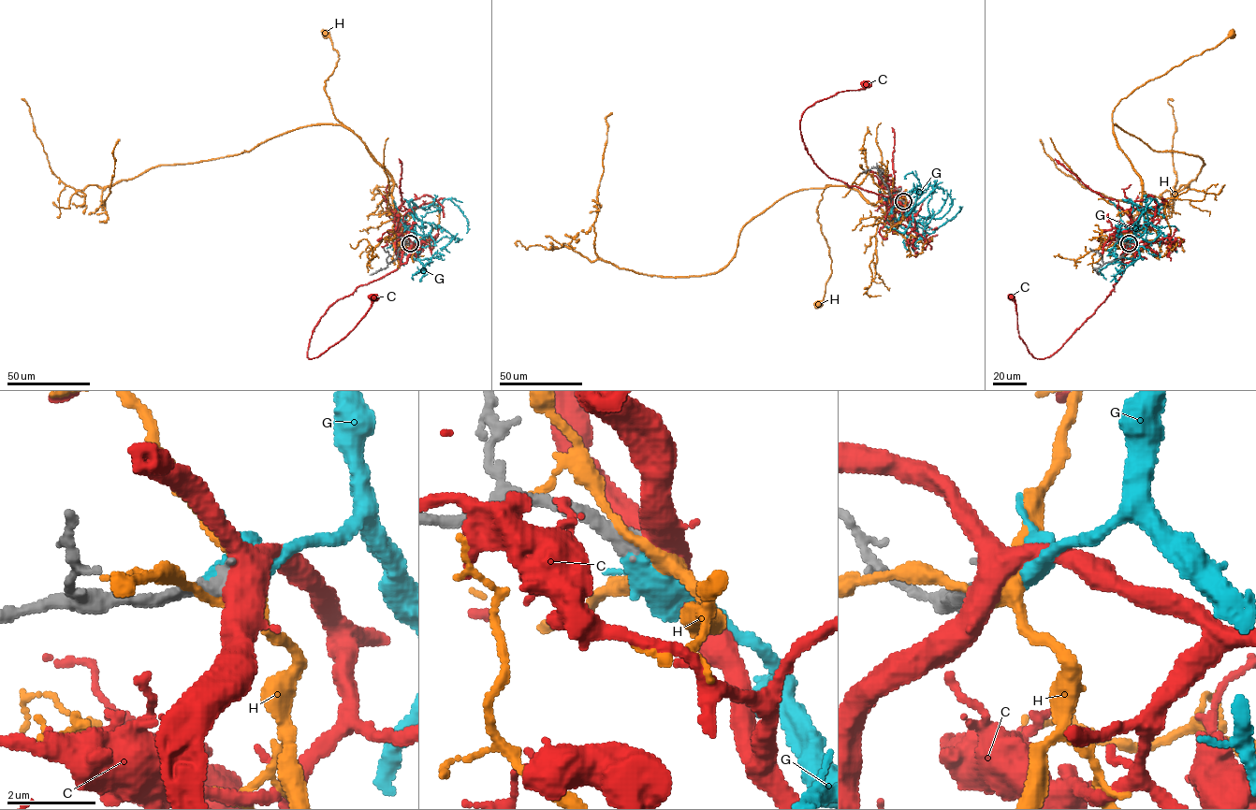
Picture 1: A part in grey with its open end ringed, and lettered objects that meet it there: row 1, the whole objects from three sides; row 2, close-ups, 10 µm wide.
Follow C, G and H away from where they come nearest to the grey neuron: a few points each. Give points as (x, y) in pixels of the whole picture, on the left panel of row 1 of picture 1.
C: (411, 243), (408, 259), (397, 268), (359, 285), (328, 309), (313, 330), (309, 358), (343, 339), (373, 296)
G: (410, 243), (416, 240), (410, 201), (428, 209), (449, 199), (467, 222), (466, 233)
H: (410, 244), (396, 215), (392, 178), (333, 111), (324, 88), (325, 81), (337, 66), (339, 54), (325, 35)

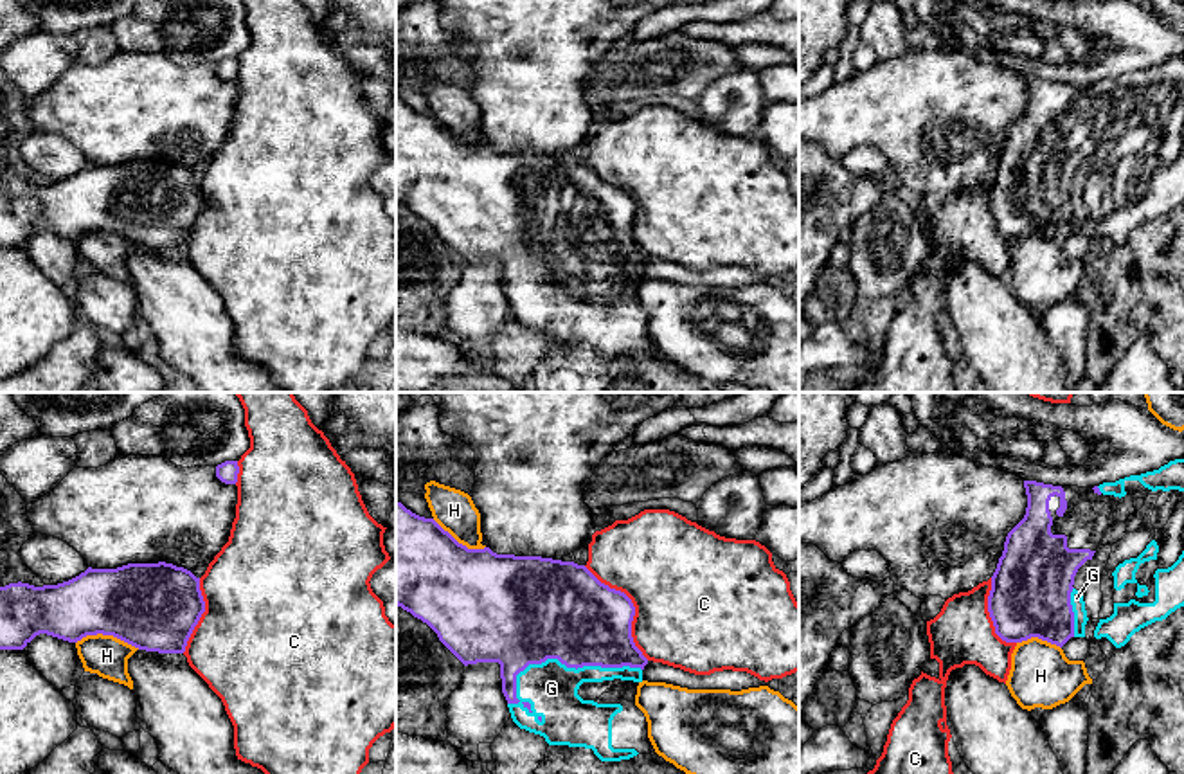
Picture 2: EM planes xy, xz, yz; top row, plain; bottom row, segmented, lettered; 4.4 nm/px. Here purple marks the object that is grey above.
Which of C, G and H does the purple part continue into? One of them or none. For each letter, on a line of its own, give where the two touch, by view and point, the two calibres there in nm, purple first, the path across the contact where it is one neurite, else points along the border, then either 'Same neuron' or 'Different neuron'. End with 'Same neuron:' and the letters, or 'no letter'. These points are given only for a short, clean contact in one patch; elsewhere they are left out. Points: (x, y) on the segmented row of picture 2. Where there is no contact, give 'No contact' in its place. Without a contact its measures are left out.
C: Touches purple at xz (634, 607). Thickness 400 nm (purple) against 500 nm. Different neuron
G: Touches purple at xz (560, 661). Thickness 460 nm (purple) against 240 nm. Same neuron
H: Touches purple at xy (108, 634). Thickness 400 nm (purple) against 190 nm. Different neuron
Same neuron: G

